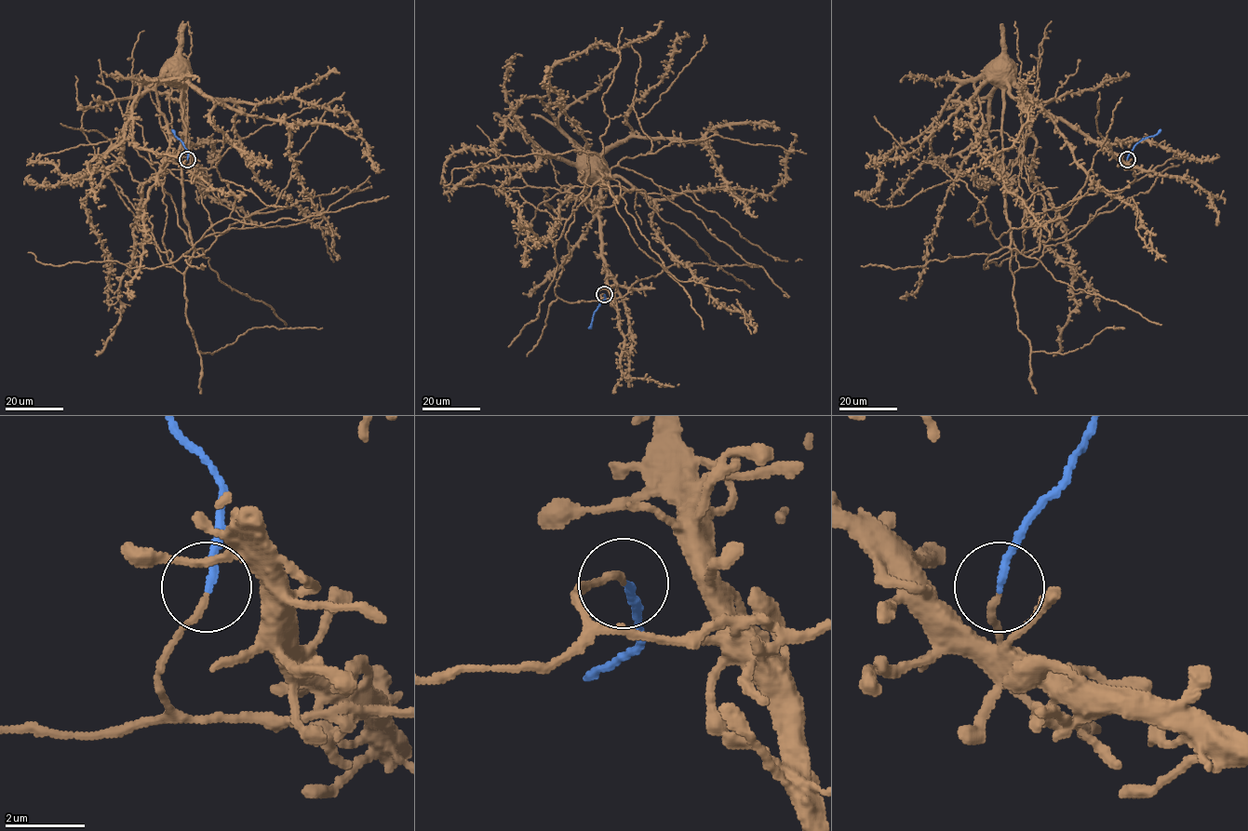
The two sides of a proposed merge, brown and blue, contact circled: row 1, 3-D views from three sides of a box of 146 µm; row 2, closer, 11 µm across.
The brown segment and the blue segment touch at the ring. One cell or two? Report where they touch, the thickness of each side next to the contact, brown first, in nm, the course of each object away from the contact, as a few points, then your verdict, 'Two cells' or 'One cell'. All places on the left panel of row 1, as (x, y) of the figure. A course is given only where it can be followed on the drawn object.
Place: (187, 159). Thickness 170 nm (brown) against 180 nm. Course of brown: (187, 159), (183, 167), (195, 167), (186, 139), (183, 118), (185, 72), (174, 68). Course of blue: (187, 158), (188, 152), (171, 129). One cell

